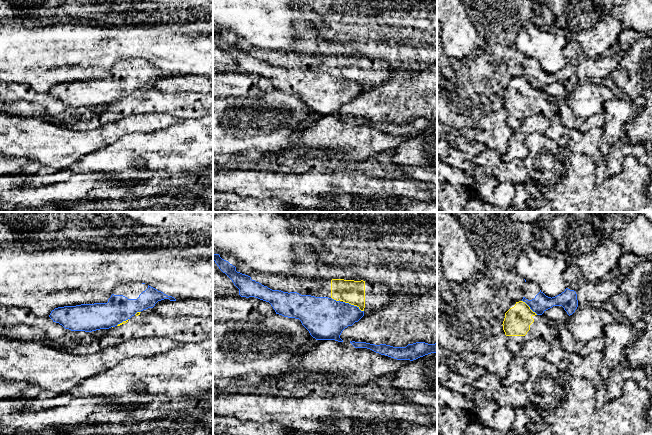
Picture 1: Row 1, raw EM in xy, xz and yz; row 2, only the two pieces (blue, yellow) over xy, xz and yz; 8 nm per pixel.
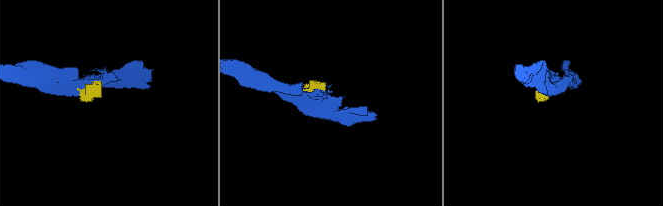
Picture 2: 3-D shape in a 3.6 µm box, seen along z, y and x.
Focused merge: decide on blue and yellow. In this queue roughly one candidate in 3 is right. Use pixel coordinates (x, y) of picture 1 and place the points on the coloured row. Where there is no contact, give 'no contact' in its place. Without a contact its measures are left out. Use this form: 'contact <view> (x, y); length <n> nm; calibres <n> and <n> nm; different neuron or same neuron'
contact xz (353, 305); length 190 nm; calibres 340 and 190 nm; different neuron

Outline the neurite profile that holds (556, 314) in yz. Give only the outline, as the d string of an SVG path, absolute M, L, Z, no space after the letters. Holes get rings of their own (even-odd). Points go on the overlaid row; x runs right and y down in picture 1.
M588 305L578 306L570 316L562 306L553 306L542 315L552 323L563 324L576 340L583 342L602 336L604 328L615 322L609 312Z

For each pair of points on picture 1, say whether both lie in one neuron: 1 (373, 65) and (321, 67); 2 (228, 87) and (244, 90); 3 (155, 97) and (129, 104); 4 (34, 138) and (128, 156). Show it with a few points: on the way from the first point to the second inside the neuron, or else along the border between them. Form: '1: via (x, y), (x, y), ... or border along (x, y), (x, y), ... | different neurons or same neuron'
1: via (360, 66), (334, 66) | same neuron
2: via (232, 87), (240, 87) | same neuron
3: via (149, 101), (135, 103) | same neuron
4: border along (116, 140), (82, 155), (74, 161) | different neurons

